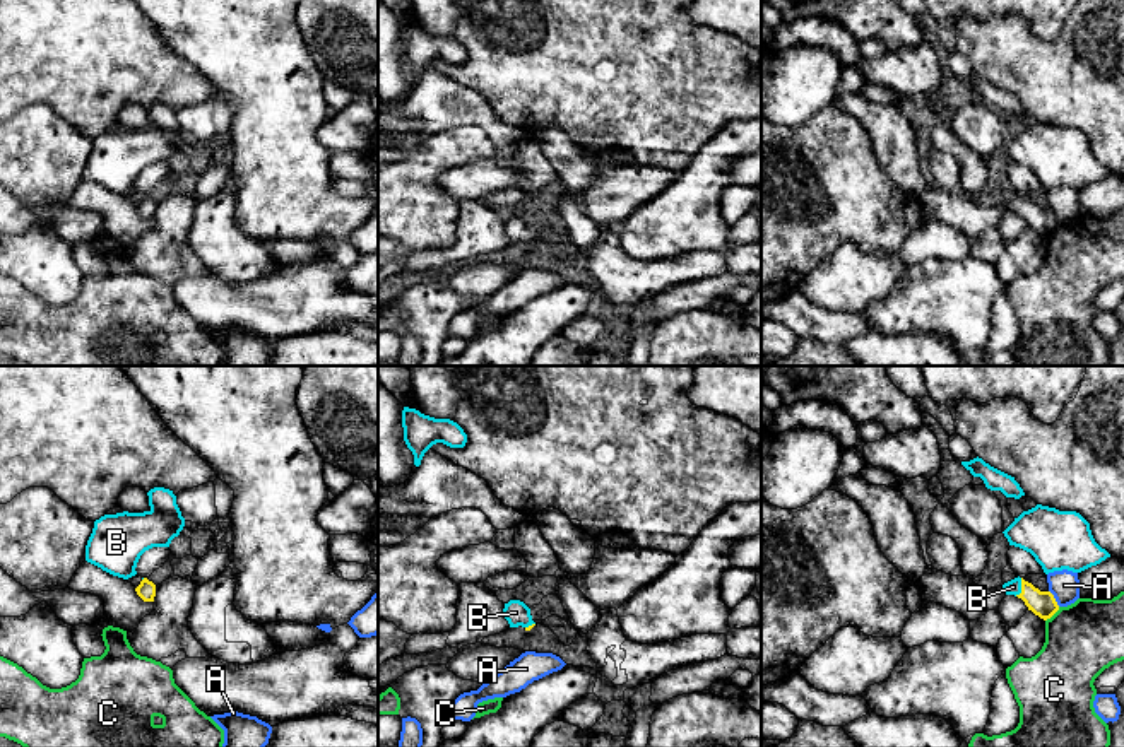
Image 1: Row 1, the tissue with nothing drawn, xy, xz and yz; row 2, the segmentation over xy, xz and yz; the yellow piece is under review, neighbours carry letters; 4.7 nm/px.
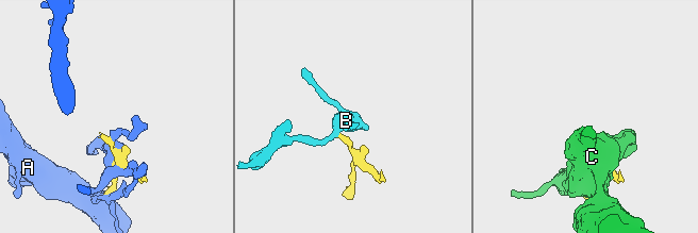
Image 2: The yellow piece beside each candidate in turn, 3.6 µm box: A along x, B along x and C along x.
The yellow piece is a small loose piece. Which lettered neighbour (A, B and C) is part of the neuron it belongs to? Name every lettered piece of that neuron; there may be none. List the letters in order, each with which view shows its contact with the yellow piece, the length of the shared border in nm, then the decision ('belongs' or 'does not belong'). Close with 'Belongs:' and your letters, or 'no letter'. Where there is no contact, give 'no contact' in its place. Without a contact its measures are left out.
A: yz | 90 nm | does not belong
B: yz | 90 nm | belongs
C: yz | 100 nm | does not belong
Belongs: B

